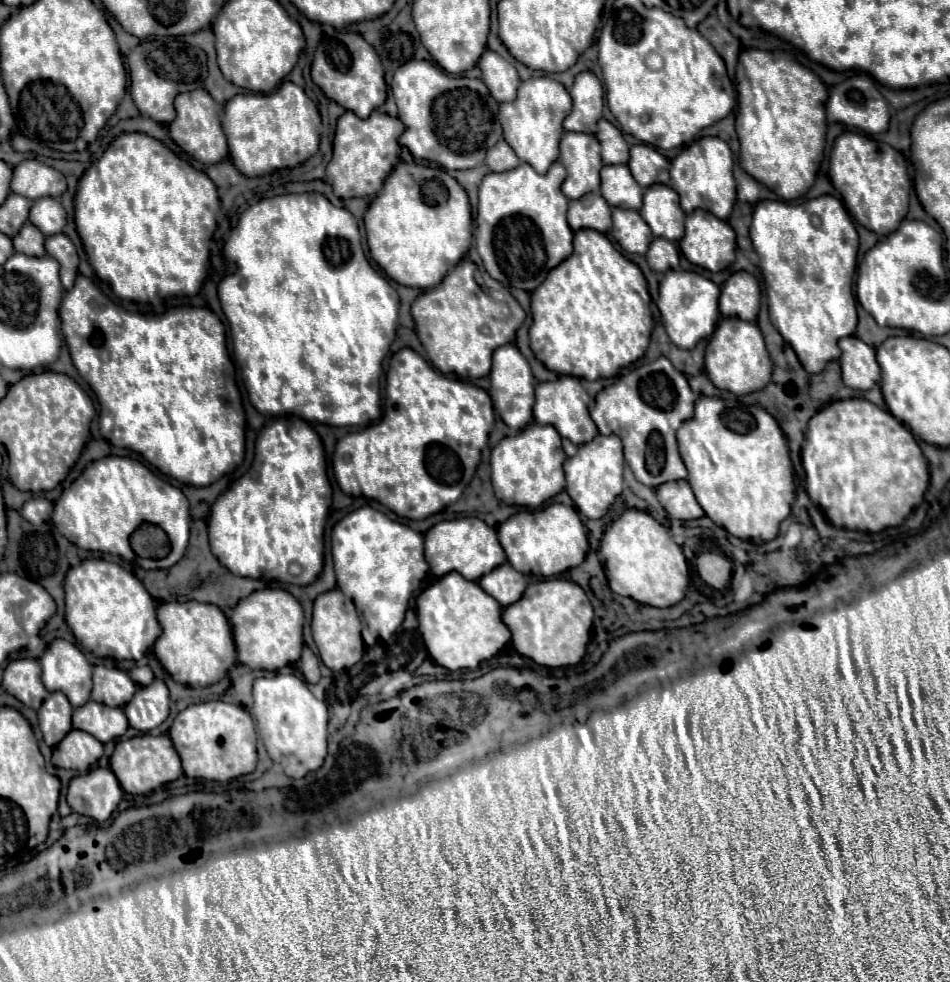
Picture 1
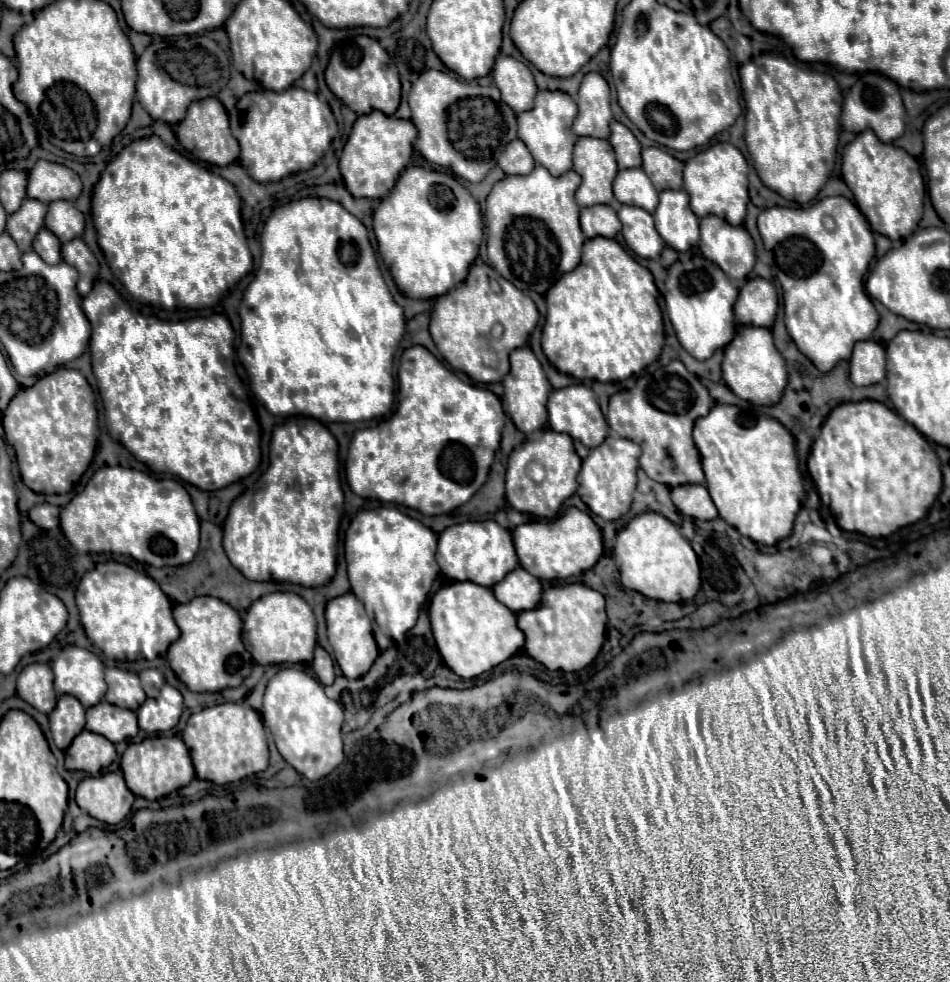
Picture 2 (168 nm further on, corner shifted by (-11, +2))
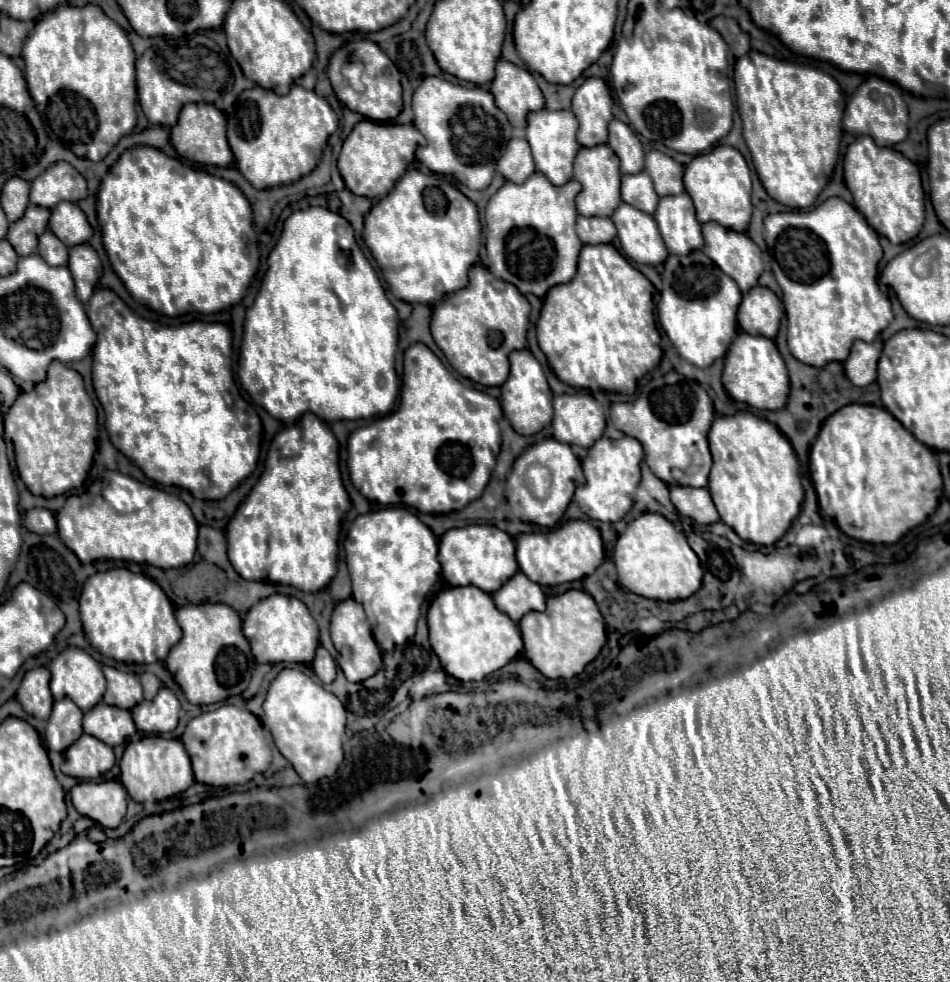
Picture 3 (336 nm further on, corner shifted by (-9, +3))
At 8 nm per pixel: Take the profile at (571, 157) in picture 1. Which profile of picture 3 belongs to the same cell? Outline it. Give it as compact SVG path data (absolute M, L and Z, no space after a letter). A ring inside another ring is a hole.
M606 144L594 148L580 148L574 160L574 178L582 184L582 192L576 196L576 208L582 216L612 216L620 200L620 160Z

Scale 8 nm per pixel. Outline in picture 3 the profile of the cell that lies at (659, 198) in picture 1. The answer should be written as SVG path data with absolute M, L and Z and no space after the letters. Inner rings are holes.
M686 192L678 194L678 196L664 196L658 202L658 208L654 212L658 230L664 238L664 244L668 248L670 254L676 256L688 256L692 250L700 250L702 248L702 224L696 220L696 212L694 212L694 204L690 200L690 196Z

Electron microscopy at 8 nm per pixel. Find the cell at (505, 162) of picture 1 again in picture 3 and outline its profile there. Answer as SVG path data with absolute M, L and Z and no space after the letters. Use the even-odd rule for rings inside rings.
M512 138L506 146L506 152L498 160L496 170L514 184L522 184L534 170L534 160L530 154L530 146L526 144L526 138Z

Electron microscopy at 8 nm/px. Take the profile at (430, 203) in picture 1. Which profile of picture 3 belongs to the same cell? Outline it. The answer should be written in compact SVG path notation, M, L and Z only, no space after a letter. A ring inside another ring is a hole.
M408 170L394 186L394 190L382 198L376 206L372 206L372 210L368 212L368 216L364 218L364 244L370 248L374 260L376 260L377 266L382 270L382 276L390 288L390 292L404 300L404 302L410 302L410 304L436 304L438 300L442 300L446 294L452 294L456 292L458 288L464 288L466 286L466 280L468 280L468 270L470 266L478 260L478 250L480 250L480 218L478 218L478 210L476 210L476 204L470 202L458 188L454 188L448 180L440 178L440 176L432 176L432 174L424 174L420 170Z

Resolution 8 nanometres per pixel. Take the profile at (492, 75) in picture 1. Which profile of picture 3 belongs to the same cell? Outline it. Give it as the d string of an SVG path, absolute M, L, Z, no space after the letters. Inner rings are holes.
M498 60L496 76L489 88L514 128L526 128L526 116L544 108L544 96L532 74L512 62Z

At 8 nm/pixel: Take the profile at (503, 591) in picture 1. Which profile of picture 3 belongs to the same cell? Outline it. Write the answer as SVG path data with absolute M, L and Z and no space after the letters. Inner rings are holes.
M516 572L498 592L492 594L492 598L496 608L506 612L514 622L520 622L520 618L528 612L546 610L546 594L522 572Z

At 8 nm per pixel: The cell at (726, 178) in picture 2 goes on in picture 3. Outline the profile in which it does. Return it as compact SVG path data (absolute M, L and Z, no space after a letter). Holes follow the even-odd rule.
M716 146L710 152L696 156L684 170L684 186L696 206L696 216L702 224L714 220L724 228L734 228L734 232L746 232L752 216L752 182L748 164L736 148Z

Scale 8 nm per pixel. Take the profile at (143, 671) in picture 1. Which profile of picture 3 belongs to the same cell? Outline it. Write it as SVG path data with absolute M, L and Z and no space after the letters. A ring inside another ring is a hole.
M150 672L140 674L140 682L142 682L142 688L144 688L144 698L146 700L152 700L156 696L156 692L162 688L162 682Z

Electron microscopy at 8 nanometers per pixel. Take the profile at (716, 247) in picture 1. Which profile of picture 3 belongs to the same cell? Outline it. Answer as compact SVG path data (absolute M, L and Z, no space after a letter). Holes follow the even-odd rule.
M708 222L702 226L706 256L710 256L722 272L726 272L742 292L748 292L758 284L758 278L764 270L760 248L748 238L748 234L740 234L728 230L716 222Z

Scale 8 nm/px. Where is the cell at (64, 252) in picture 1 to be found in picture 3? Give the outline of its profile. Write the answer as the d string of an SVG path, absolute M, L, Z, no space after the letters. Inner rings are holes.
M78 244L70 248L70 262L68 268L74 276L76 296L82 304L86 304L102 276L102 264L96 250L90 244Z

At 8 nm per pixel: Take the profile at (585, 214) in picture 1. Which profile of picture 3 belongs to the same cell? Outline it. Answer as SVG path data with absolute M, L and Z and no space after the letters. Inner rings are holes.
M578 216L576 232L582 244L610 244L616 236L614 222L610 218L600 218L600 216L594 218Z

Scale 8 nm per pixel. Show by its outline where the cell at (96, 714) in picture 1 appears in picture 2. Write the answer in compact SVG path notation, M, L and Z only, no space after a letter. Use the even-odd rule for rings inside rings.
M100 701L86 711L86 729L104 735L112 743L126 741L138 733L136 713L120 709L118 705L108 705L108 701Z

